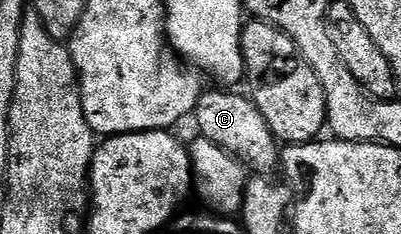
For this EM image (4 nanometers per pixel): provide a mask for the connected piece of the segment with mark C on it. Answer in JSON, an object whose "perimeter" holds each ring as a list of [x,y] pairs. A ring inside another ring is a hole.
{"perimeter":[[[235,90],[219,91],[223,92],[204,91],[197,102],[193,120],[199,123],[198,135],[204,136],[219,148],[224,148],[252,173],[271,172],[274,168],[276,171],[281,160],[281,148],[275,135],[269,130],[261,110],[257,110],[257,106],[246,95],[238,96]]]}

